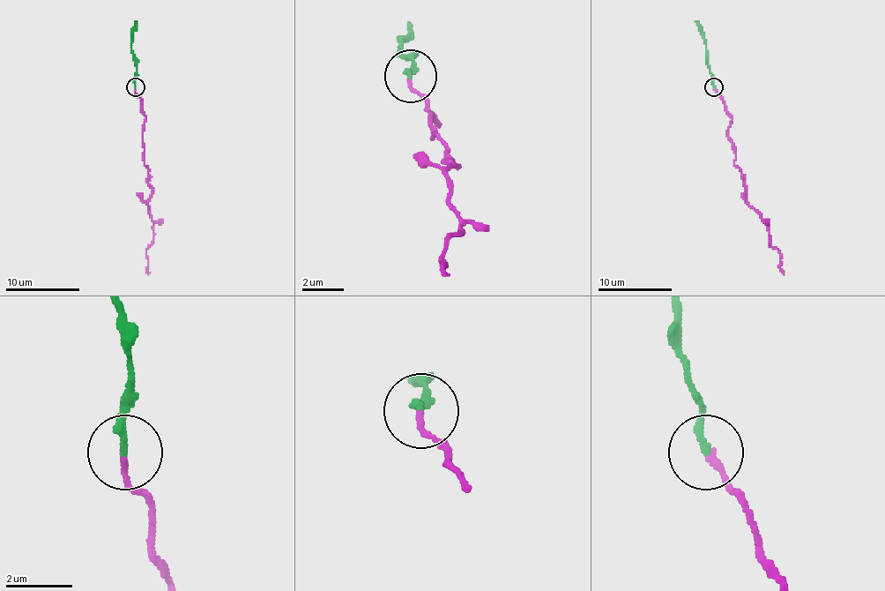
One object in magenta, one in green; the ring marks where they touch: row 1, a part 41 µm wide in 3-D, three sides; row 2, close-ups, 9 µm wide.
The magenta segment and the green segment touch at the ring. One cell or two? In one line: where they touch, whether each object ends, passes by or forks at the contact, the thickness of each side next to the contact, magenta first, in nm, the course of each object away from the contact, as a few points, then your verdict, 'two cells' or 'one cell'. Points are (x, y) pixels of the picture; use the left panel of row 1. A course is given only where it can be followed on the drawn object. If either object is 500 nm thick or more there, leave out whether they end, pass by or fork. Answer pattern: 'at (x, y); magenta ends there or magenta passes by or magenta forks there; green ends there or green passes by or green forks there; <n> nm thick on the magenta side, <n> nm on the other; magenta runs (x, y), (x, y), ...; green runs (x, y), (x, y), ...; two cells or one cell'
at (135, 87); magenta ends there; green ends there; 180 nm thick on the magenta side, 200 nm on the other; magenta runs (135, 87), (145, 117), (142, 139), (152, 197), (148, 208), (153, 227), (153, 241), (145, 250), (148, 274); green runs (135, 87), (137, 65), (131, 48), (135, 21); one cell

